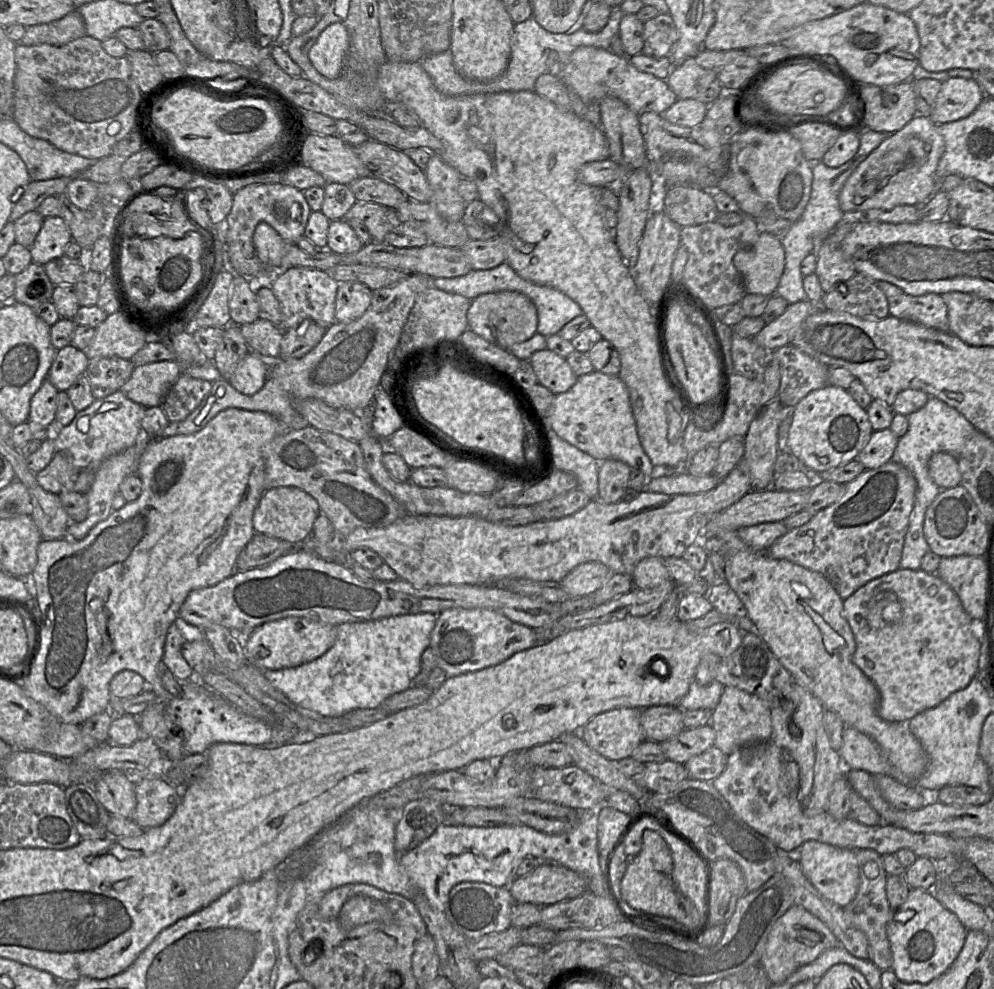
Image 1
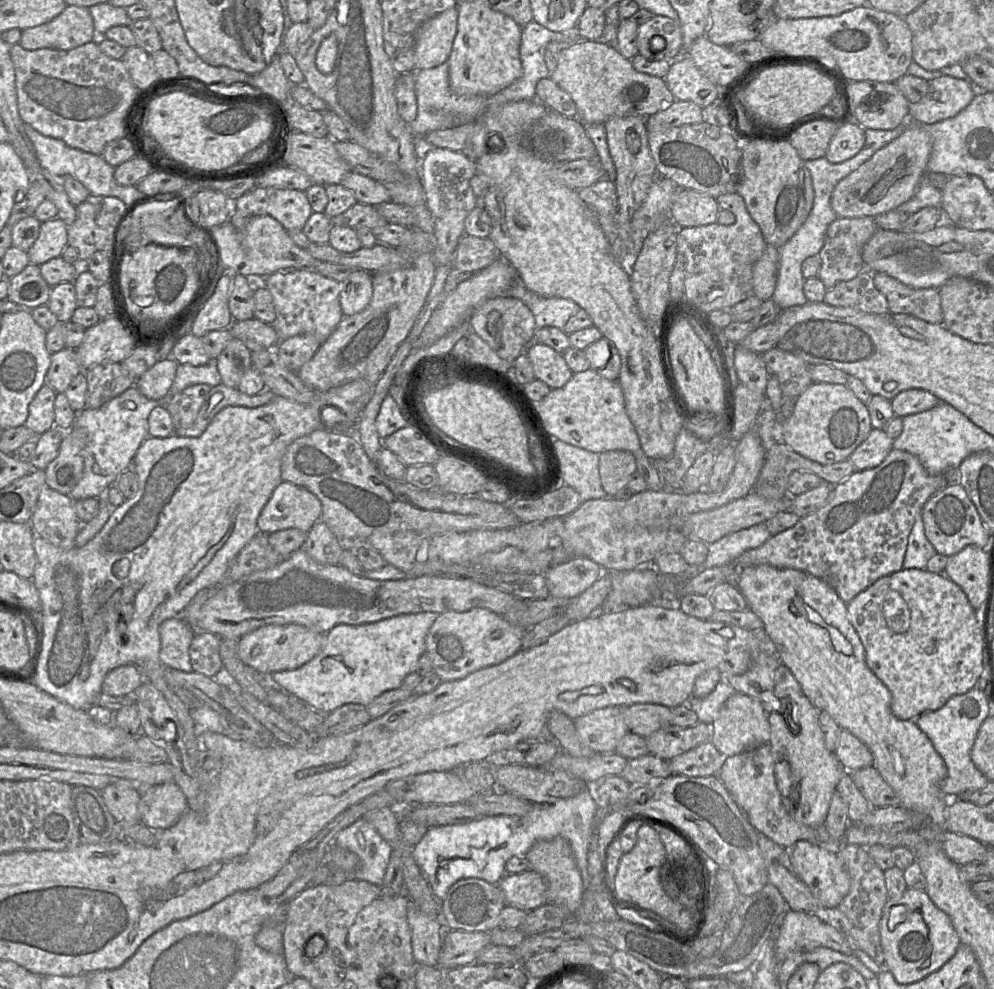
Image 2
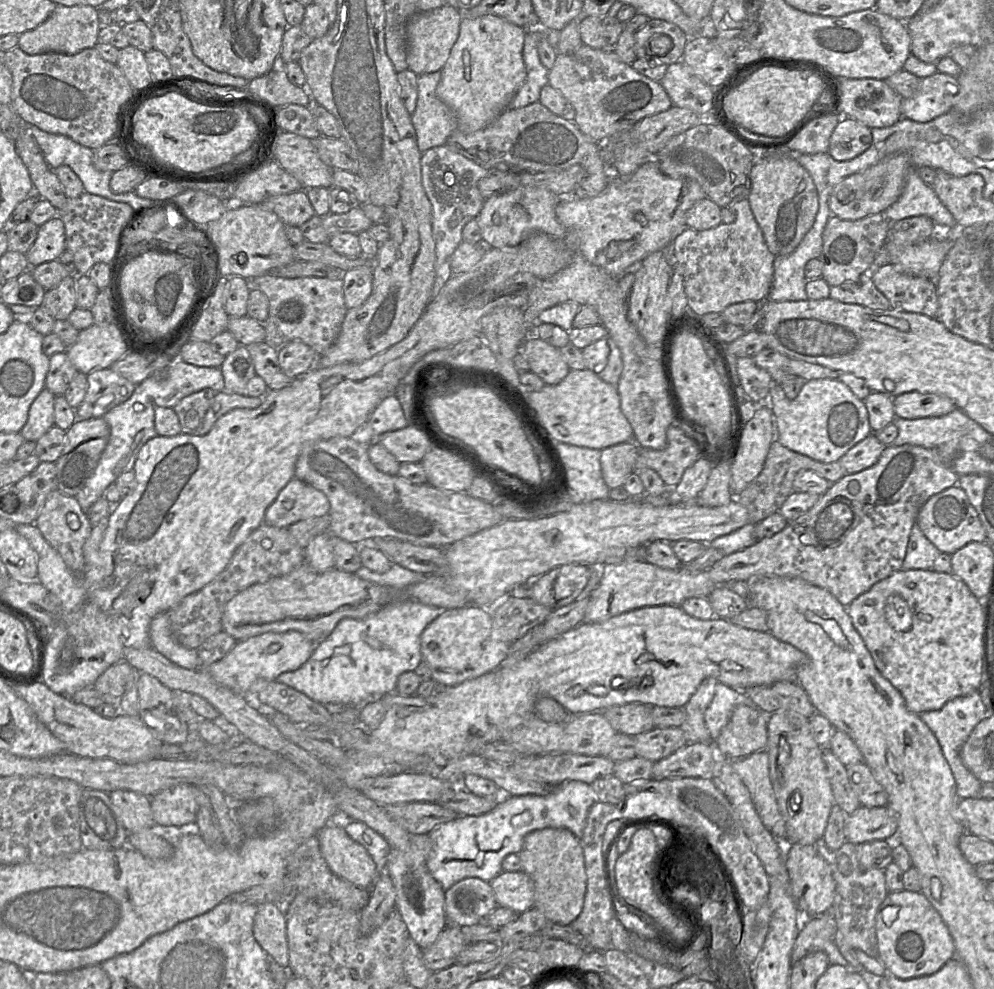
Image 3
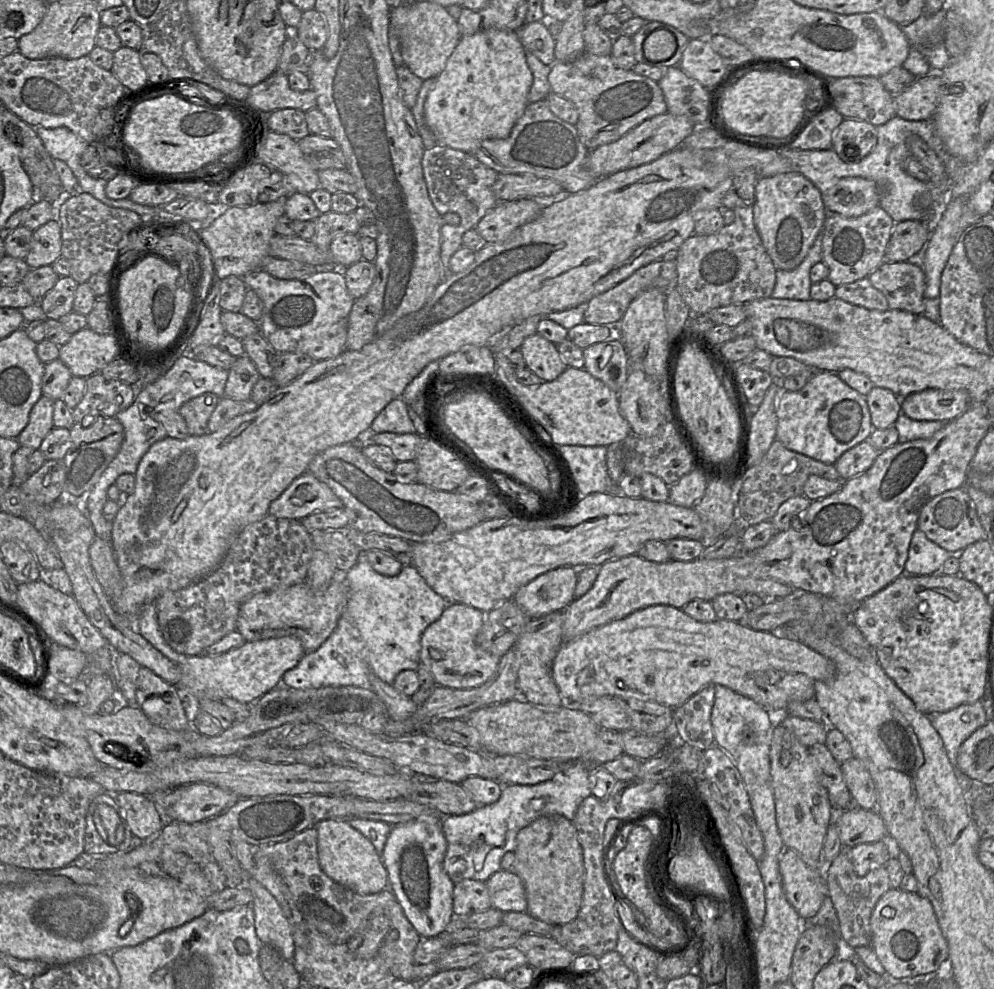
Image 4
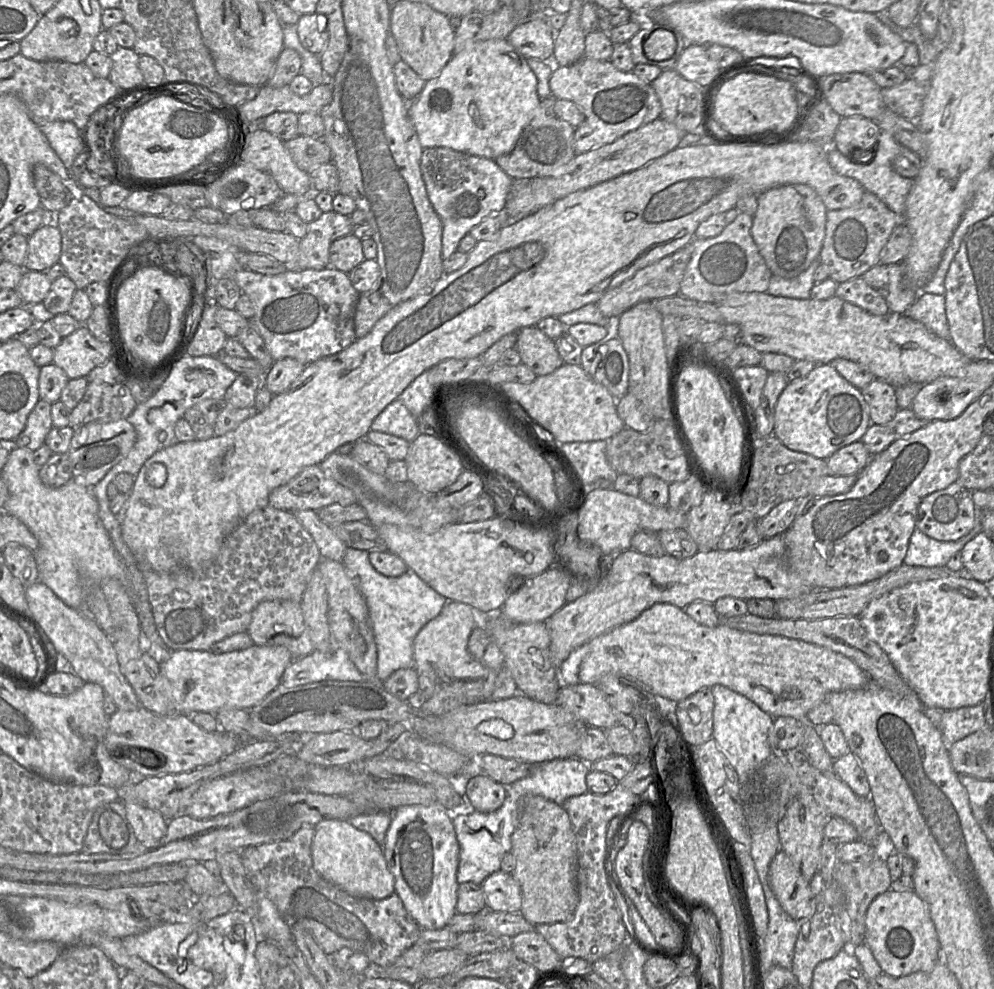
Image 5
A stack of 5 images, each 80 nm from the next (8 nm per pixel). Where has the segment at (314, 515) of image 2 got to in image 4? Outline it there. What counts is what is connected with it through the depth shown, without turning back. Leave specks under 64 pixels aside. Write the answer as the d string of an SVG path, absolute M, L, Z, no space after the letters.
M304 472L271 502L268 513L277 518L303 520L316 512L343 508L341 499L310 472Z

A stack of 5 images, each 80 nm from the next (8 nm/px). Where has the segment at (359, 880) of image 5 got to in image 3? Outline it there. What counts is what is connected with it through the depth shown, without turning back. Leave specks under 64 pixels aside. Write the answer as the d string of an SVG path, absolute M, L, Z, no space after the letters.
M331 822L317 836L322 855L333 873L357 887L372 889L379 878L376 865L367 850L352 840L342 825Z

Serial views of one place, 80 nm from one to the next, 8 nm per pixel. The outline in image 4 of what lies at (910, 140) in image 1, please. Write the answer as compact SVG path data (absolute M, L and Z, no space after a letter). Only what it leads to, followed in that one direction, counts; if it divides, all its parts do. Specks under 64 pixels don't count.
M844 177L821 193L828 211L847 218L859 217L879 205L877 184L862 177Z

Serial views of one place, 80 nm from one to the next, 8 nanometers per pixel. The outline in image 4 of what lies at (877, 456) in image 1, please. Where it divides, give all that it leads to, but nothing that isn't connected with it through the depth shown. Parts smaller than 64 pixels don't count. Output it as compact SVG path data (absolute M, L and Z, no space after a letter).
M865 440L845 451L834 463L840 480L848 480L868 470L879 455L869 440Z

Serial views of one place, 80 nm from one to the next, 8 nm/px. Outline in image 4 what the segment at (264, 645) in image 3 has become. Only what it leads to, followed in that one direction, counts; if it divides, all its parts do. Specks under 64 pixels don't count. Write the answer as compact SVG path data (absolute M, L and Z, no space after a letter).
M292 636L269 638L258 641L246 641L242 646L216 656L209 656L204 652L188 656L185 663L179 664L182 676L176 689L184 689L192 693L198 700L210 699L220 701L223 698L233 698L252 706L258 699L281 684L286 671L294 668L305 655L299 639Z

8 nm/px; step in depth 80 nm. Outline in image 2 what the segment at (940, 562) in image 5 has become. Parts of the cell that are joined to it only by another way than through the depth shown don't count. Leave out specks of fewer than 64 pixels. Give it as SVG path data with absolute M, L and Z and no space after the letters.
M919 512L908 536L903 569L926 569L929 559L936 553L934 546L925 535L922 515Z

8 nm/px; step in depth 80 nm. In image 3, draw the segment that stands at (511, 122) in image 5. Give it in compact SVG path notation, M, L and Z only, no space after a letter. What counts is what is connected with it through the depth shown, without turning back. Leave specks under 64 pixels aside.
M496 15L462 17L457 41L442 68L437 96L456 114L458 129L473 133L493 123L526 79L523 46L527 28Z

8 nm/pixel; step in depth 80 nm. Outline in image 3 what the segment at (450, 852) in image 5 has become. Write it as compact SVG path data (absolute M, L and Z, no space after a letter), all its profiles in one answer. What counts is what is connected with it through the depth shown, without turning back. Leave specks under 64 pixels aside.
M412 834L409 851L402 853L392 849L387 862L387 874L396 892L396 908L407 925L410 937L423 950L433 944L448 923L445 913L445 891L430 874L427 859L432 843L428 834Z

